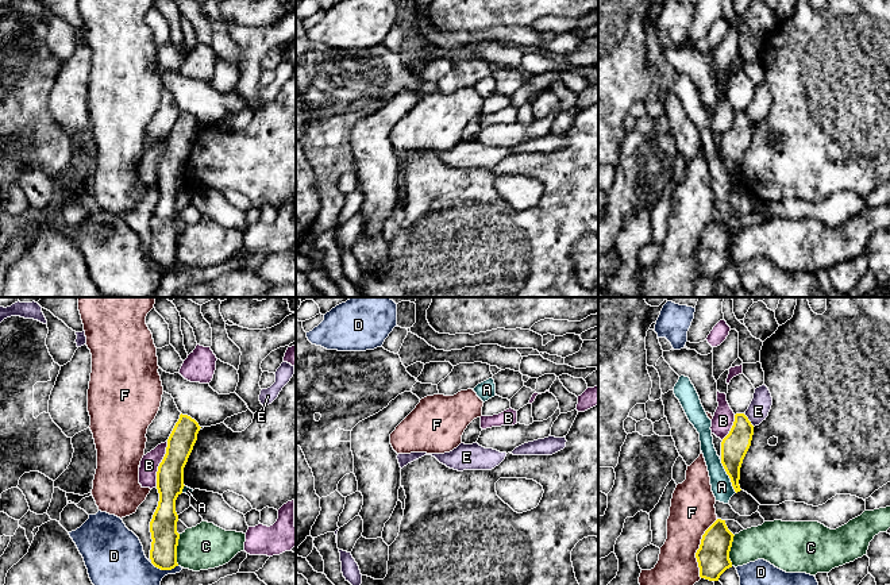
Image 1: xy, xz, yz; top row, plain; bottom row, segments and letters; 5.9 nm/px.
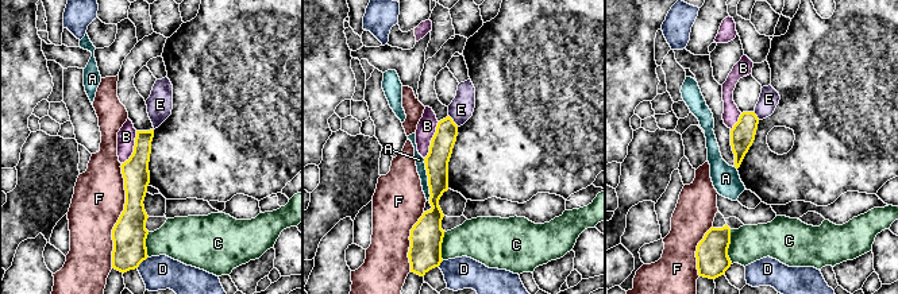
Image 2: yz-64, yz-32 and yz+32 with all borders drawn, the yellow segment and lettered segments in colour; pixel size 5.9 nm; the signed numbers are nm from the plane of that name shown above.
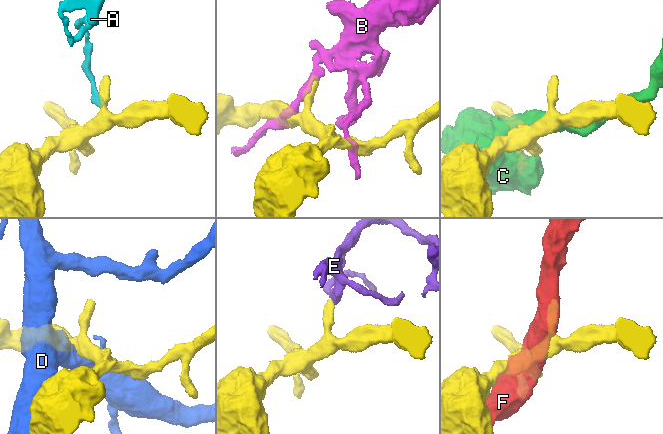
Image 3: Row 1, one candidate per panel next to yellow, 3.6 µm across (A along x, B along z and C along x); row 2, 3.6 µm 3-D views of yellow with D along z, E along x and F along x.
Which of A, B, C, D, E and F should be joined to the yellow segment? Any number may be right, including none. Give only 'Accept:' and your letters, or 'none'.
Accept: none

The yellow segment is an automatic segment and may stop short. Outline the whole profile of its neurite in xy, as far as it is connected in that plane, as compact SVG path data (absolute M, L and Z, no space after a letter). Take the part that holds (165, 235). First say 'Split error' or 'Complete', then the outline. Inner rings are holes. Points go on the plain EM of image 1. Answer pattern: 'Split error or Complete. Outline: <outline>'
Complete. Outline: M180 112L169 136L166 151L158 163L157 186L158 204L150 219L151 261L161 268L172 268L177 261L178 212L176 197L184 186L184 165L197 138L199 120L188 112Z

